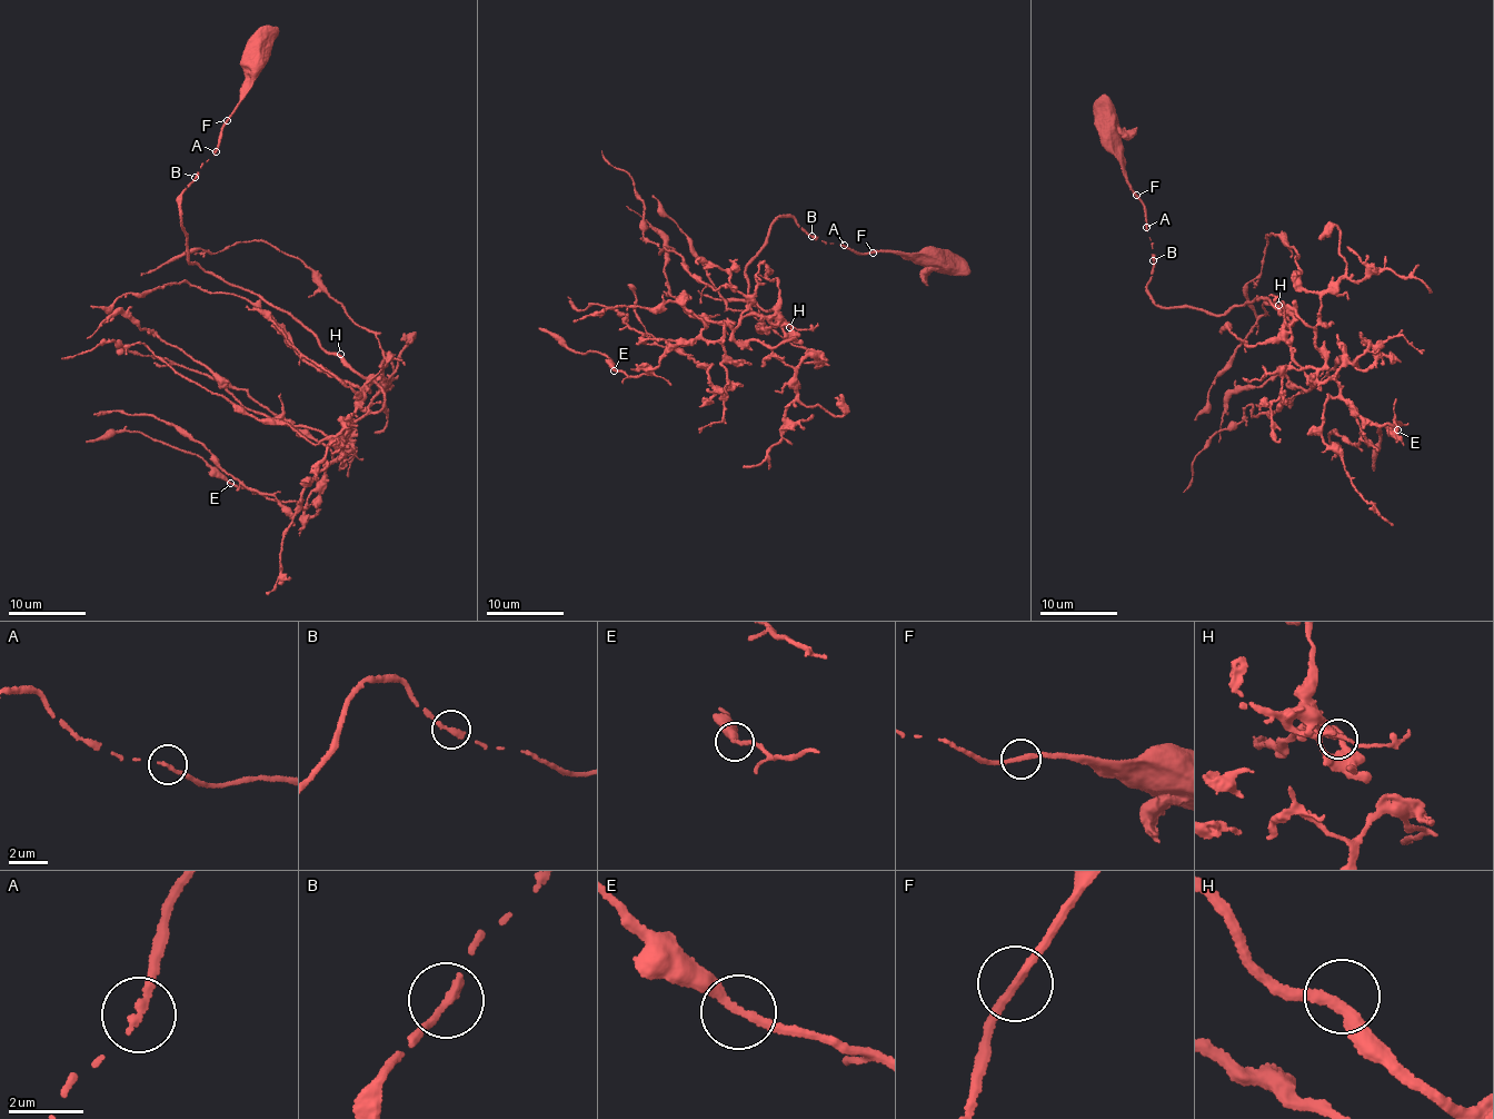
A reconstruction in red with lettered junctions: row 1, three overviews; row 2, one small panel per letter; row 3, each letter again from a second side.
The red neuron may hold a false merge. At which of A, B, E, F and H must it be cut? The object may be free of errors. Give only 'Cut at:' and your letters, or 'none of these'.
Cut at: none of these

